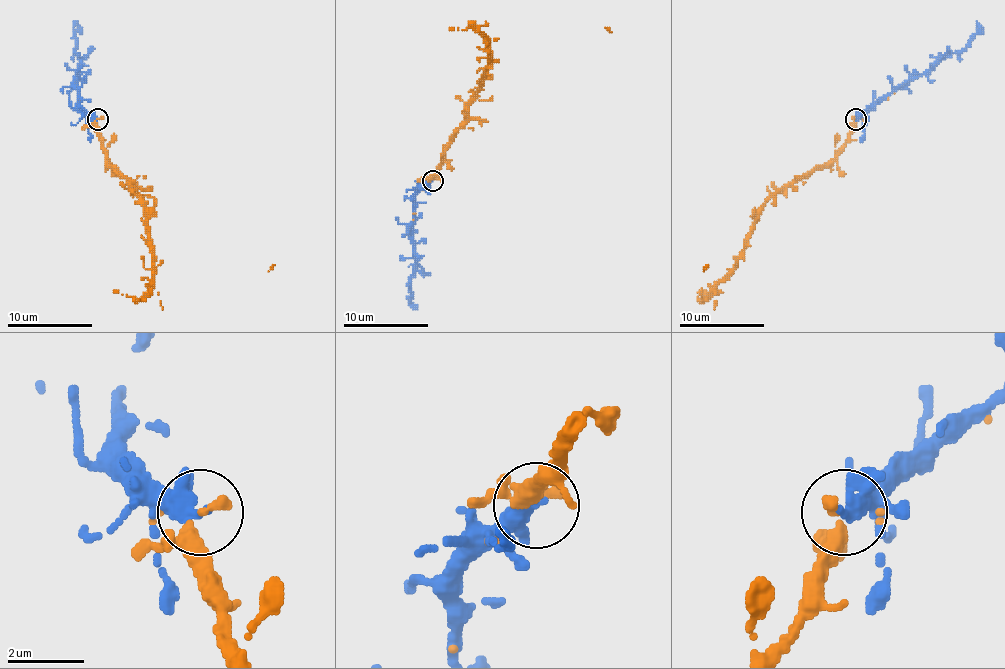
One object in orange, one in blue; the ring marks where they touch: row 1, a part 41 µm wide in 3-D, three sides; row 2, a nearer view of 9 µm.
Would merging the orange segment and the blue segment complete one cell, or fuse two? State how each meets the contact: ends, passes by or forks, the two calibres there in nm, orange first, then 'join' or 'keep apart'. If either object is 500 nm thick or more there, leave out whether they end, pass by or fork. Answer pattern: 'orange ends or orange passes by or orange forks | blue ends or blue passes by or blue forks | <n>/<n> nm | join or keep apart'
orange passes by | blue passes by | 280/320 nm | join

